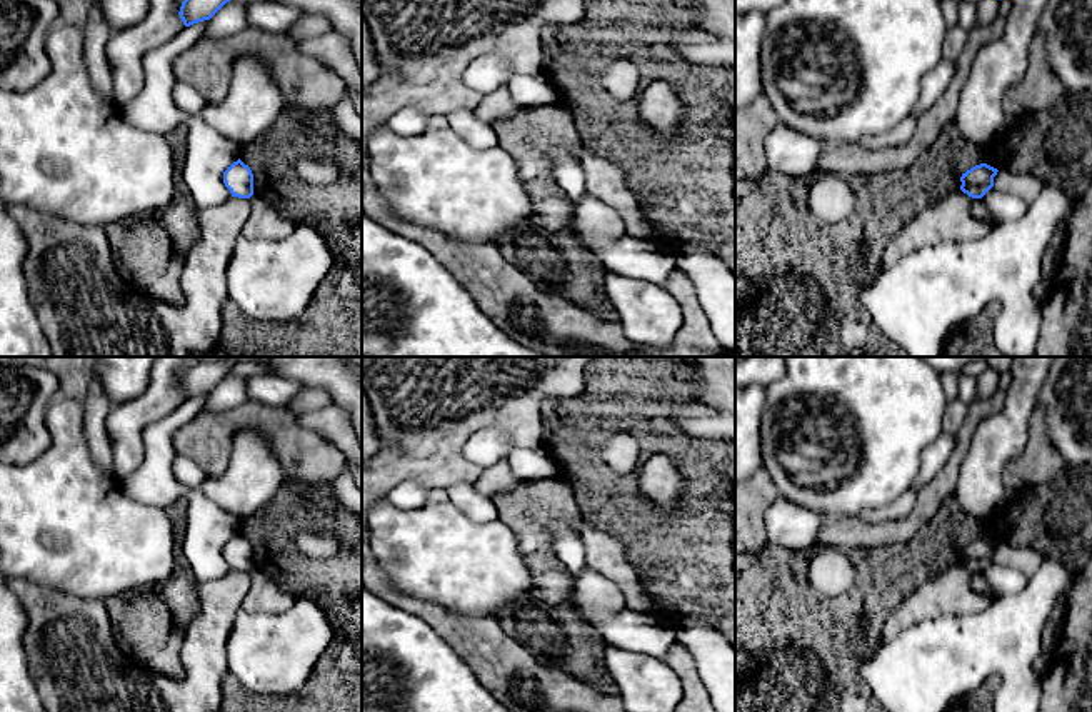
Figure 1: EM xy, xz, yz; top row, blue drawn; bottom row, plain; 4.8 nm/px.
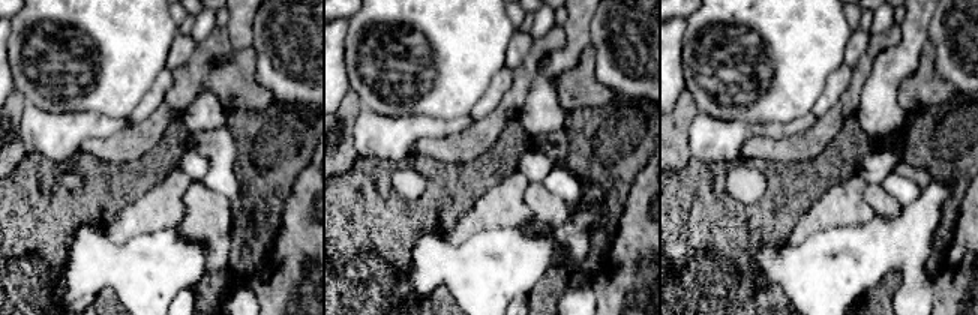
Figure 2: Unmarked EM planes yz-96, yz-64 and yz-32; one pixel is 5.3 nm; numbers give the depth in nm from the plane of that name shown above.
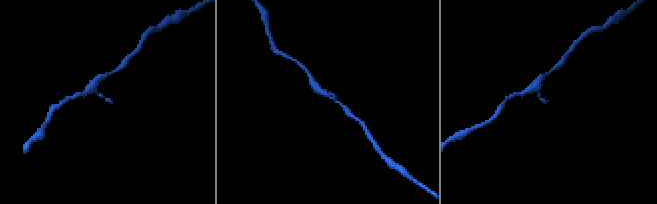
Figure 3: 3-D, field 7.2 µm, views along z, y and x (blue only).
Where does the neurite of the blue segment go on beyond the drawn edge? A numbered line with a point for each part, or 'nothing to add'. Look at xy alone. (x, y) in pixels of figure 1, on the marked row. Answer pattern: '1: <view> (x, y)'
nothing to add

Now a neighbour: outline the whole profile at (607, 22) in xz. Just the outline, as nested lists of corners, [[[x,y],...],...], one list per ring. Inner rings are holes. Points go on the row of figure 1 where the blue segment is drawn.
[[[584,0],[582,20],[557,28],[564,43],[669,45],[717,42],[697,23],[699,0]]]

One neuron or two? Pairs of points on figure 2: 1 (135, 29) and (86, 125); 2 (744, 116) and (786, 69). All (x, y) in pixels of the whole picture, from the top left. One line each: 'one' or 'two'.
1: two
2: one

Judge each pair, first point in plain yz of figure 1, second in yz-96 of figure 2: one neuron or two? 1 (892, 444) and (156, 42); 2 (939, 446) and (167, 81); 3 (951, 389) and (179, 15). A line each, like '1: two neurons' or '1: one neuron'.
1: one neuron
2: one neuron
3: one neuron

